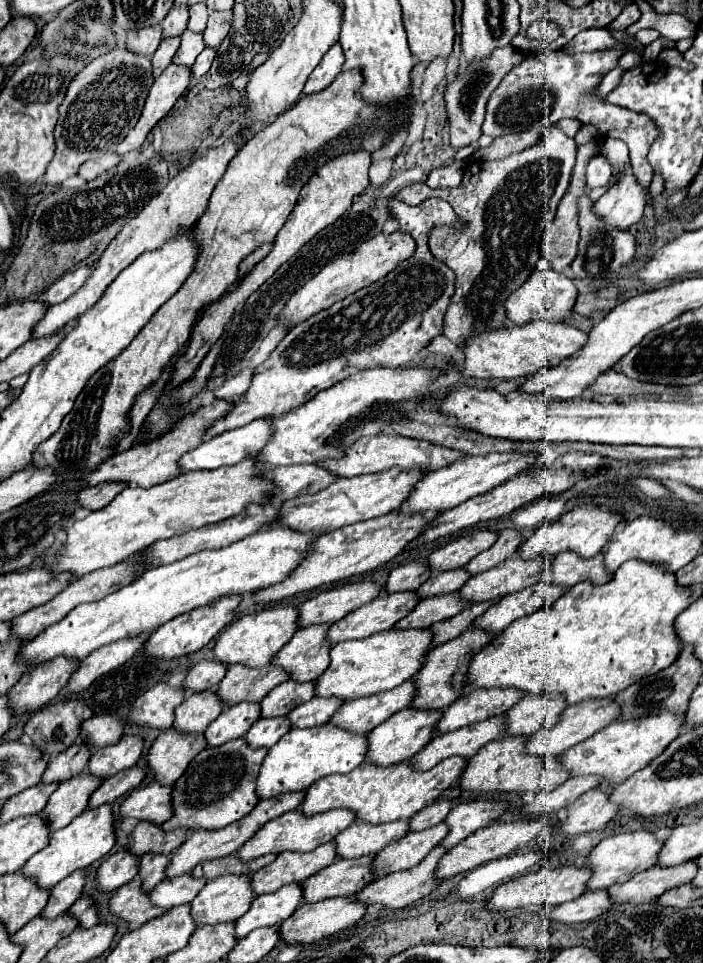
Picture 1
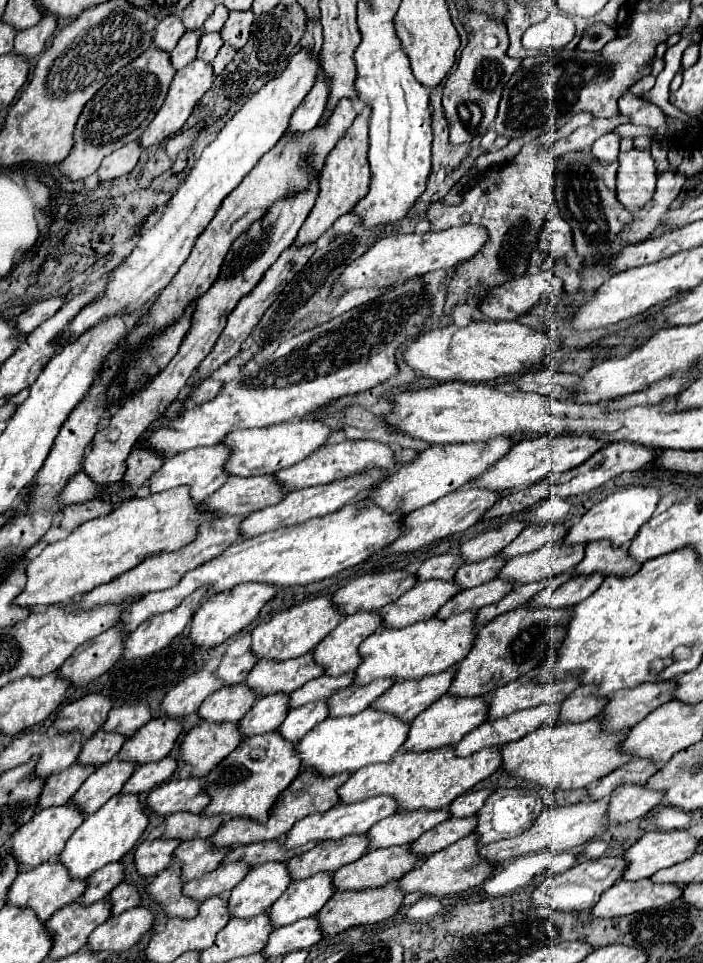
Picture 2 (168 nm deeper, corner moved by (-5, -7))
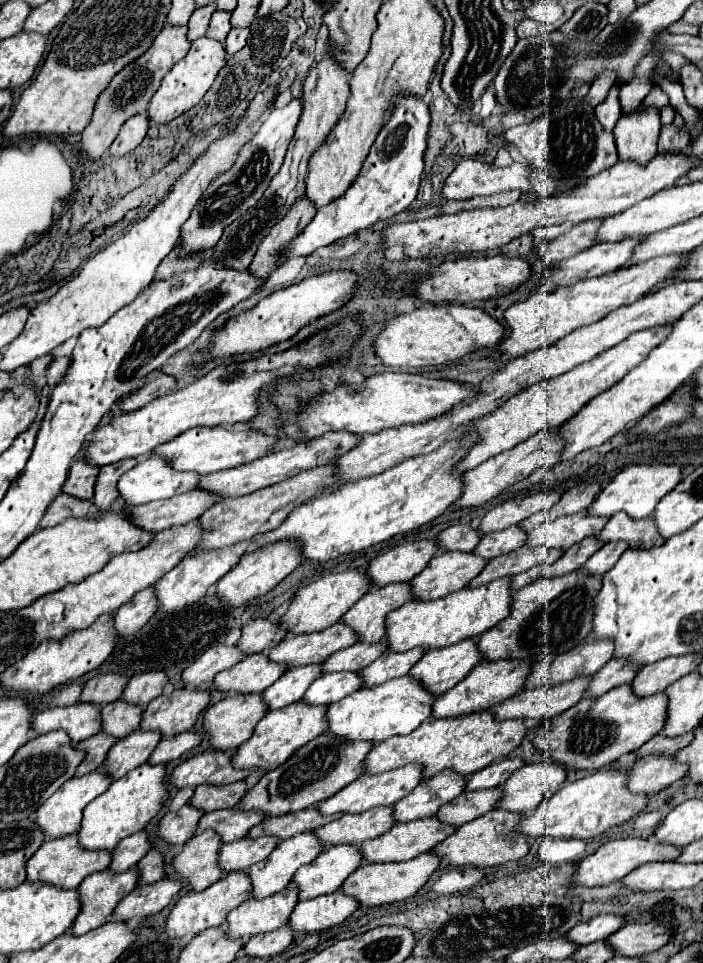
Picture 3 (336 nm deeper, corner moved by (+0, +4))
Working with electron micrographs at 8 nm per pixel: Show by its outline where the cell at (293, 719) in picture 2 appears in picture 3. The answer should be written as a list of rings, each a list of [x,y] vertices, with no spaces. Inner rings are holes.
[[[330,673],[318,677],[304,693],[306,705],[330,705],[342,697],[360,689],[360,677],[356,673]]]

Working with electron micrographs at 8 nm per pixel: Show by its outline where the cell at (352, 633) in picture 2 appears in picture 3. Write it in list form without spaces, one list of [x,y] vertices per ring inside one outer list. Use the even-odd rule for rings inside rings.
[[[392,583],[380,589],[370,589],[342,615],[340,621],[356,633],[360,643],[378,643],[384,637],[386,615],[410,599],[412,593],[406,583]]]

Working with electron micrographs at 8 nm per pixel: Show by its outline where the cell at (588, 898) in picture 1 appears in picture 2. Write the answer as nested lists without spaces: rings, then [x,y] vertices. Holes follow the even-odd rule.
[[[649,878],[637,882],[619,880],[595,904],[593,916],[615,918],[633,912],[643,912],[679,900],[681,894],[683,894],[683,886],[679,884],[655,884]]]

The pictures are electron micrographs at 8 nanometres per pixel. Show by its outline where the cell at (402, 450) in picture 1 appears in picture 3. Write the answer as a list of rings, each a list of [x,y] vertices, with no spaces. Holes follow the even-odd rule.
[[[324,433],[312,441],[306,443],[298,443],[290,449],[282,449],[276,451],[268,457],[262,457],[258,461],[252,461],[248,465],[240,465],[236,469],[228,469],[228,471],[220,471],[220,473],[208,473],[200,479],[200,487],[220,495],[220,497],[240,497],[240,495],[248,495],[256,489],[268,487],[268,485],[276,485],[288,477],[294,477],[296,473],[308,471],[308,469],[316,469],[320,465],[330,465],[334,461],[334,457],[342,457],[344,453],[348,453],[350,449],[354,449],[360,443],[360,437],[352,437],[352,433]]]

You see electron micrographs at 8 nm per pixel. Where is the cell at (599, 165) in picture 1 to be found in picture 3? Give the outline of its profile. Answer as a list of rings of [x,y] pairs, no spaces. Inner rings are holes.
[[[610,89],[608,97],[604,99],[604,103],[600,103],[596,109],[596,119],[600,121],[600,125],[604,125],[604,129],[608,129],[608,133],[614,129],[616,121],[620,119],[620,103],[618,103],[618,89]]]

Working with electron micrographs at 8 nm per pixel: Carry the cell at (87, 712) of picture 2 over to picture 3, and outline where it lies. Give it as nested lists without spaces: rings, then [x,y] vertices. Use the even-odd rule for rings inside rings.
[[[106,673],[106,675],[96,675],[90,679],[80,695],[80,703],[92,703],[92,705],[106,705],[116,701],[122,695],[122,689],[126,685],[126,679],[116,673]]]

